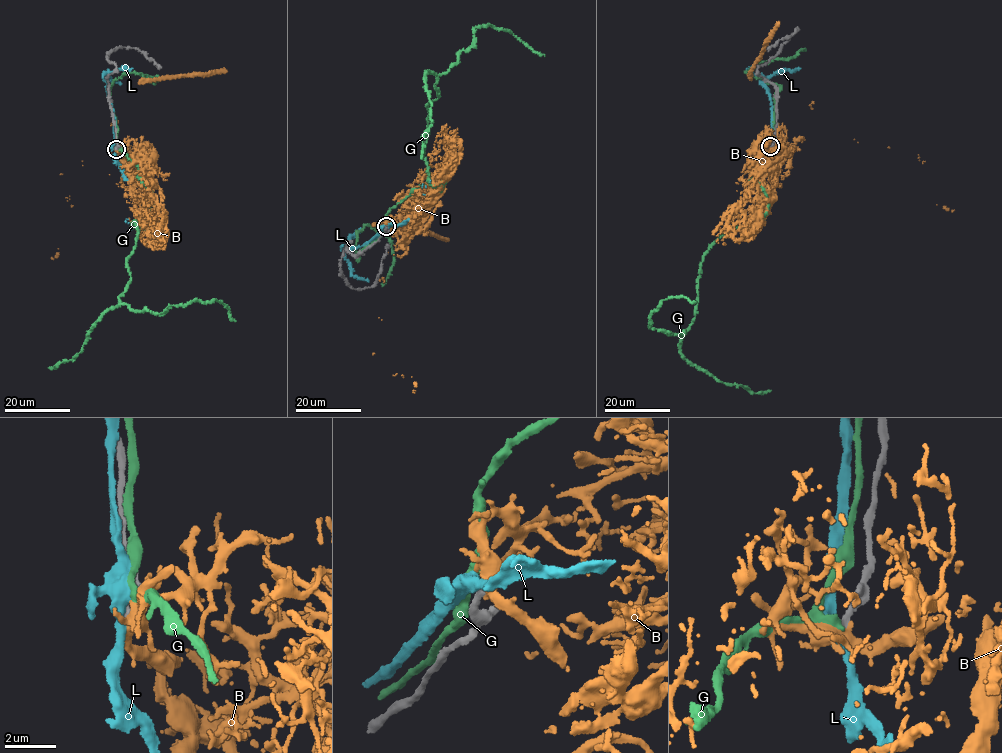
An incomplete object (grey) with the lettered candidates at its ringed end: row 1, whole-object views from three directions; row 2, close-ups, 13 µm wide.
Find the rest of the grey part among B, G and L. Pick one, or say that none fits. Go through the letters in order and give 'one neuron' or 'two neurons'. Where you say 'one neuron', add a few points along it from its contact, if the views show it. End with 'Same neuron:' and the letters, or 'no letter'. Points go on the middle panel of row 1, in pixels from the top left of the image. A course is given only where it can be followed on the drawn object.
B: two neurons
G: two neurons
L: two neurons
Same neuron: no letter

